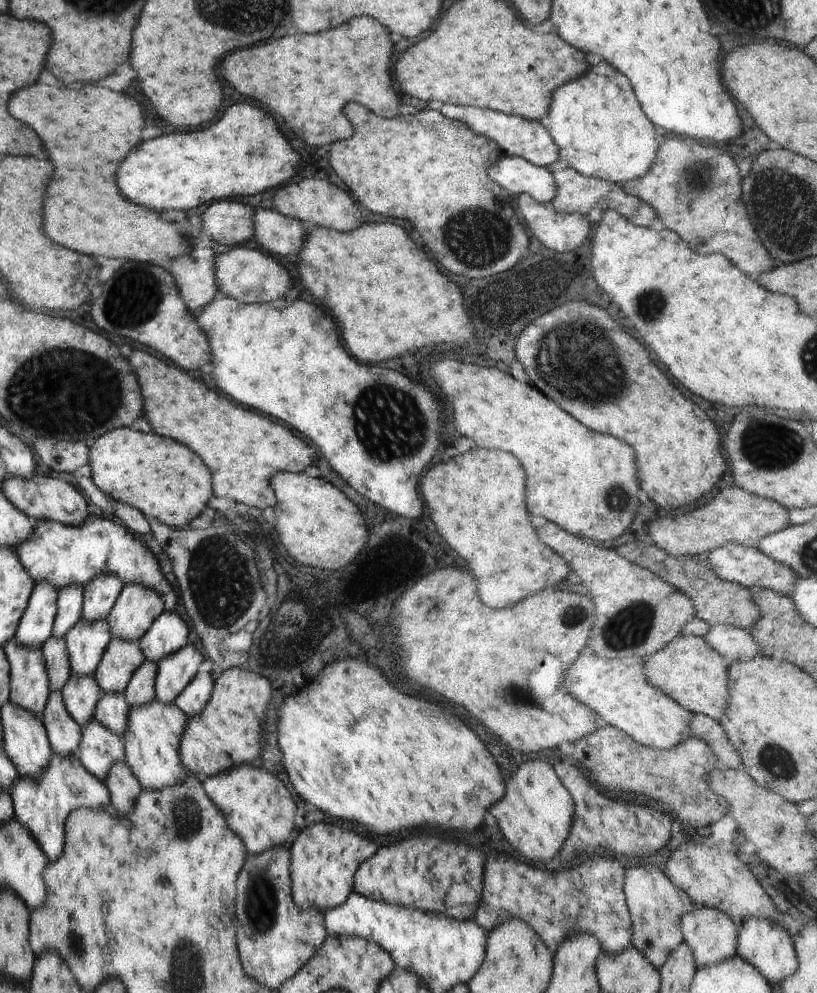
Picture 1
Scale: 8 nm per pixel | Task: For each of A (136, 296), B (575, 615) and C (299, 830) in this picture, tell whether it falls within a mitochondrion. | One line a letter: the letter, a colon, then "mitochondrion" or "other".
A: mitochondrion
B: mitochondrion
C: other

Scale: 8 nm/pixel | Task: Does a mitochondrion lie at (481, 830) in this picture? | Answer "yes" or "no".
no

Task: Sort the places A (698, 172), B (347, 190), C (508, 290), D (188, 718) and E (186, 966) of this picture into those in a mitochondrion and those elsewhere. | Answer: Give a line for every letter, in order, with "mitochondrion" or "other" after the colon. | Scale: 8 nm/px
A: mitochondrion
B: other
C: mitochondrion
D: other
E: mitochondrion

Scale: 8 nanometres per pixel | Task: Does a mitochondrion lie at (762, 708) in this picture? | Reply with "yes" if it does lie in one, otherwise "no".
no

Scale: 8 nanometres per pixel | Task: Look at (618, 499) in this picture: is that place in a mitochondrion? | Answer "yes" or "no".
yes

